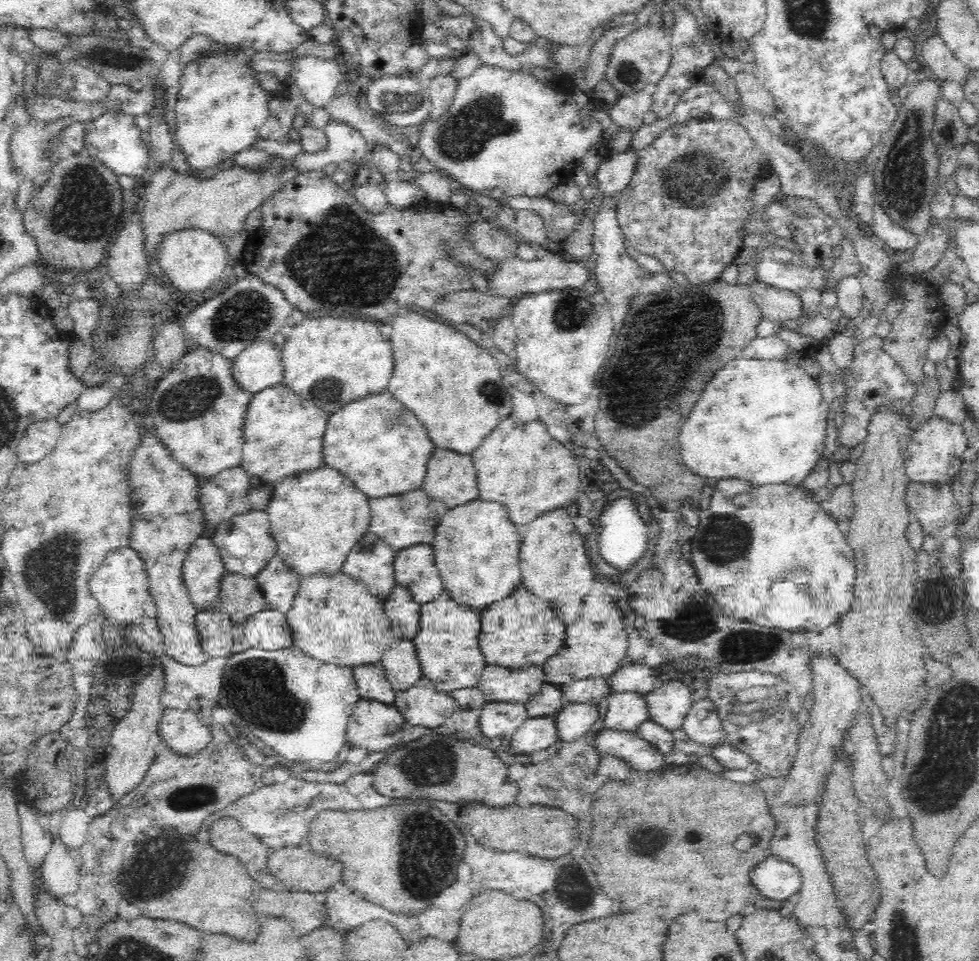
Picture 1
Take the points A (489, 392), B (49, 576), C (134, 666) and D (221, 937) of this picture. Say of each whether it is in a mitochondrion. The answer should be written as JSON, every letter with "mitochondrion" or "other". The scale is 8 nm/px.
{"A":"mitochondrion","B":"mitochondrion","C":"other","D":"other"}

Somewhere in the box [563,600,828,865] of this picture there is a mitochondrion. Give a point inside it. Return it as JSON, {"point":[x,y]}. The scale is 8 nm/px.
{"point":[741,696]}

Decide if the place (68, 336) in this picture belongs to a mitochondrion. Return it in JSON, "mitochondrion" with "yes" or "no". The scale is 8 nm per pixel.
{"mitochondrion":"no"}

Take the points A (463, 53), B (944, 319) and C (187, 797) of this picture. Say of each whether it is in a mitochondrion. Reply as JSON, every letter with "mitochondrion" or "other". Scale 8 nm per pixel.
{"A":"other","B":"other","C":"mitochondrion"}

